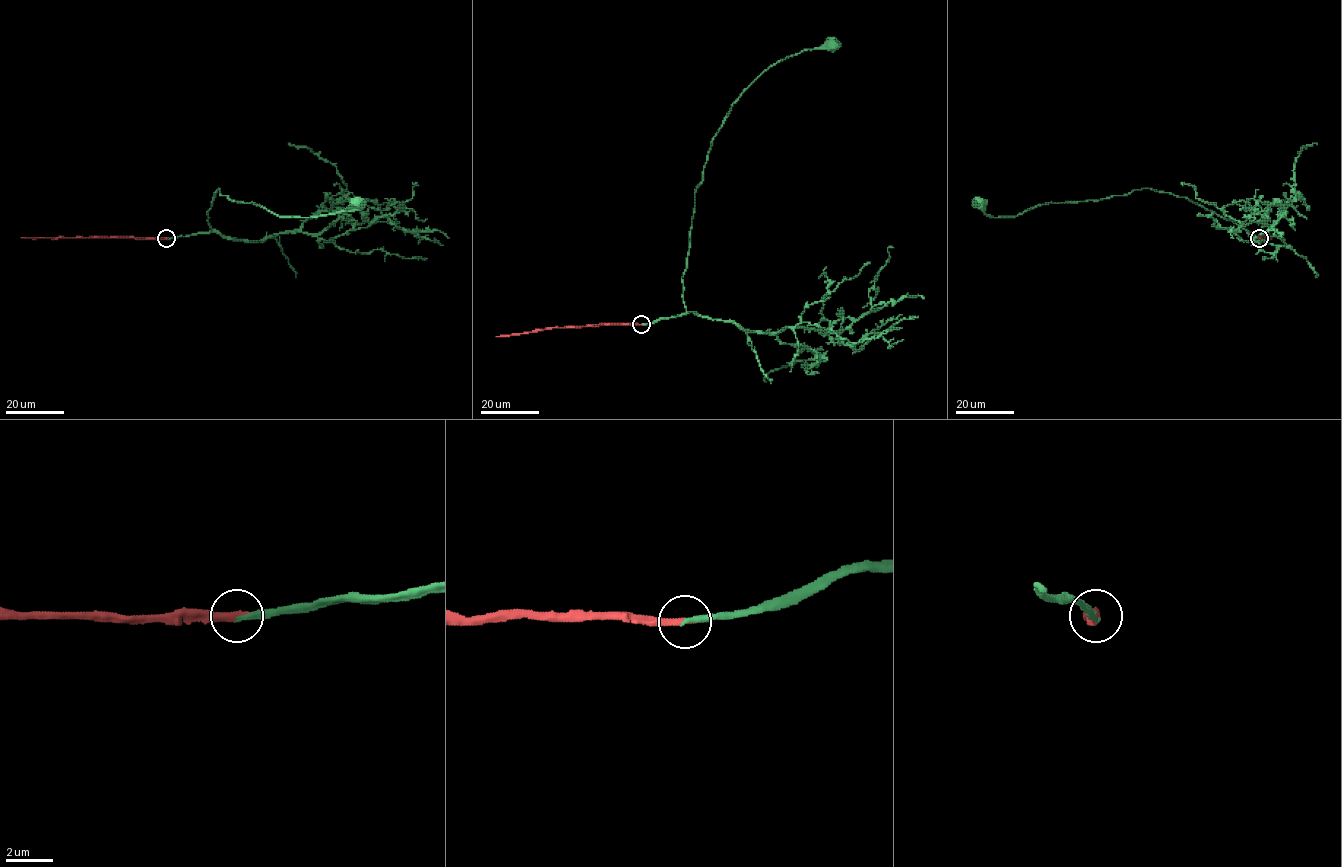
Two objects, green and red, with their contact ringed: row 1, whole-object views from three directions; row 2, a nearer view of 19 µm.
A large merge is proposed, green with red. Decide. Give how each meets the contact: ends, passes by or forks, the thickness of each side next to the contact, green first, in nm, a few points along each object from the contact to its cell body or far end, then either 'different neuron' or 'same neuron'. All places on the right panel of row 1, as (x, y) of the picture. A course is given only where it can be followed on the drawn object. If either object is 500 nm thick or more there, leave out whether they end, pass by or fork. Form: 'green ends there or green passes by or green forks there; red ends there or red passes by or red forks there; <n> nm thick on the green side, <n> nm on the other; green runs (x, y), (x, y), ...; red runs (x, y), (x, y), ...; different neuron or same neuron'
green ends there; red ends there; 240 nm thick on the green side, 320 nm on the other; green runs (1259, 238), (1183, 196), (1149, 188), (1097, 200), (1048, 202), (1014, 216), (990, 216), (977, 202); red runs (1259, 238), (1272, 237); same neuron

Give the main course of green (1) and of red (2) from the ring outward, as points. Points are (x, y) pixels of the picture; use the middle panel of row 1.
1: (641, 324), (686, 310), (682, 278), (694, 194), (711, 141), (731, 105), (769, 67), (832, 42)
2: (641, 324), (552, 327), (496, 337)

